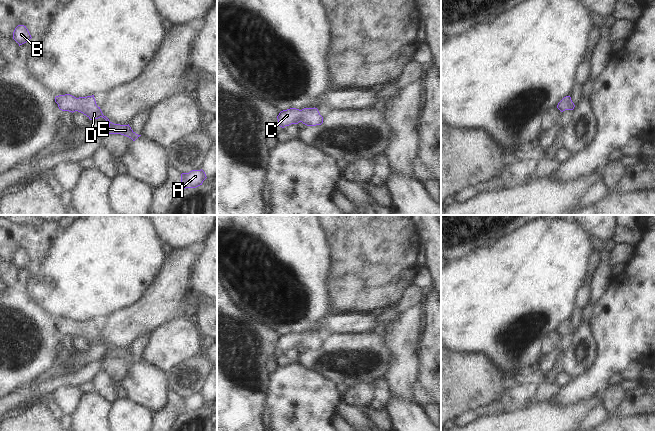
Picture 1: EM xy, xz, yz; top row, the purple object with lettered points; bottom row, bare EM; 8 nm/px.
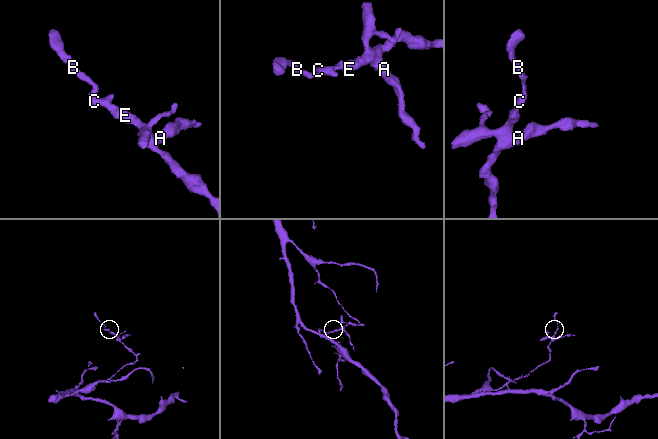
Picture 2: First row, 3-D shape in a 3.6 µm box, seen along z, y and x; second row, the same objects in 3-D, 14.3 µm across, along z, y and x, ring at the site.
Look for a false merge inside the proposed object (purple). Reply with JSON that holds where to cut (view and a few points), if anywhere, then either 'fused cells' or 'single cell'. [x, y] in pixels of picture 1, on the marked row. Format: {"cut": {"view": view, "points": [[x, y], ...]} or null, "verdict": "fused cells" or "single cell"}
{"cut": null, "verdict": "single cell"}

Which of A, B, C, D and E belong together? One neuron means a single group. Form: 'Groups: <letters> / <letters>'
Groups: A B C D E.

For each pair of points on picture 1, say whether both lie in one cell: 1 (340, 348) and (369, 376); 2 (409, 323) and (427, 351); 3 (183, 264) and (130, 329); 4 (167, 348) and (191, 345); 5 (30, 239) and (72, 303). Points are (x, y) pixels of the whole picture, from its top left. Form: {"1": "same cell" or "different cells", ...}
{"1": "same cell", "2": "different cells", "3": "same cell", "4": "same cell", "5": "different cells"}

